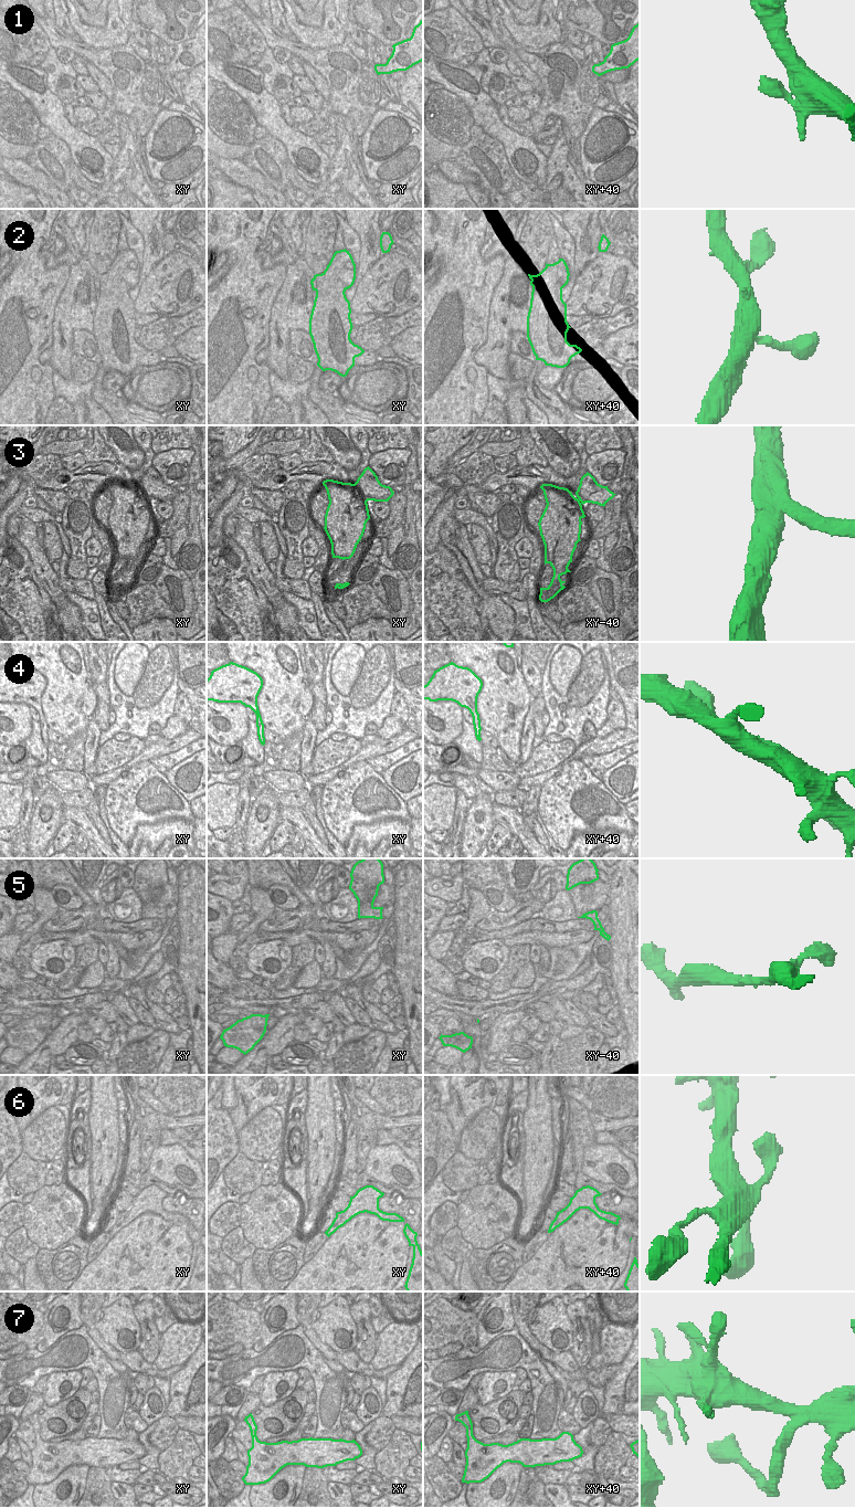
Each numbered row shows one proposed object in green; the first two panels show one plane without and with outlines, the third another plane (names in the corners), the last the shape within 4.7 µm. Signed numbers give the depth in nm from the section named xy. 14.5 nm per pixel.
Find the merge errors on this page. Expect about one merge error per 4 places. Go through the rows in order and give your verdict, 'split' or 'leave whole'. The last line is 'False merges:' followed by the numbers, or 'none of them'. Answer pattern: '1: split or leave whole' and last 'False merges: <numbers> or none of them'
1: leave whole
2: leave whole
3: leave whole
4: leave whole
5: leave whole
6: leave whole
7: leave whole
False merges: none of them

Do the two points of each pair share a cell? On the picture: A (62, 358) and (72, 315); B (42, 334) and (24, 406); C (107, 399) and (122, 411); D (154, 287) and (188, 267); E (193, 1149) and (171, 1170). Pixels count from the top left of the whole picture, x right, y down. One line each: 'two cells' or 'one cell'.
A: one cell
B: one cell
C: one cell
D: one cell
E: two cells

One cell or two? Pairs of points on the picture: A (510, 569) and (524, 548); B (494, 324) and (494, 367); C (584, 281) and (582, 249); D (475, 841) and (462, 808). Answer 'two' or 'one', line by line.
A: two
B: one
C: two
D: two

